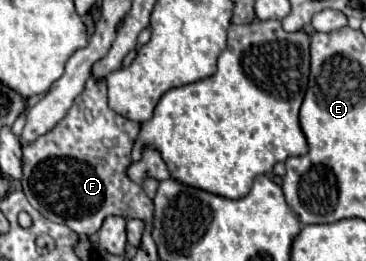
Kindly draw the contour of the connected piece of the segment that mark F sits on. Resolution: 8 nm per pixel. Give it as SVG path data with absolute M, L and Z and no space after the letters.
M90 77L66 117L44 137L22 147L22 189L26 199L46 219L62 223L78 235L94 235L110 215L152 219L152 199L128 177L130 151L138 133L138 121L130 121L108 107L106 83Z

